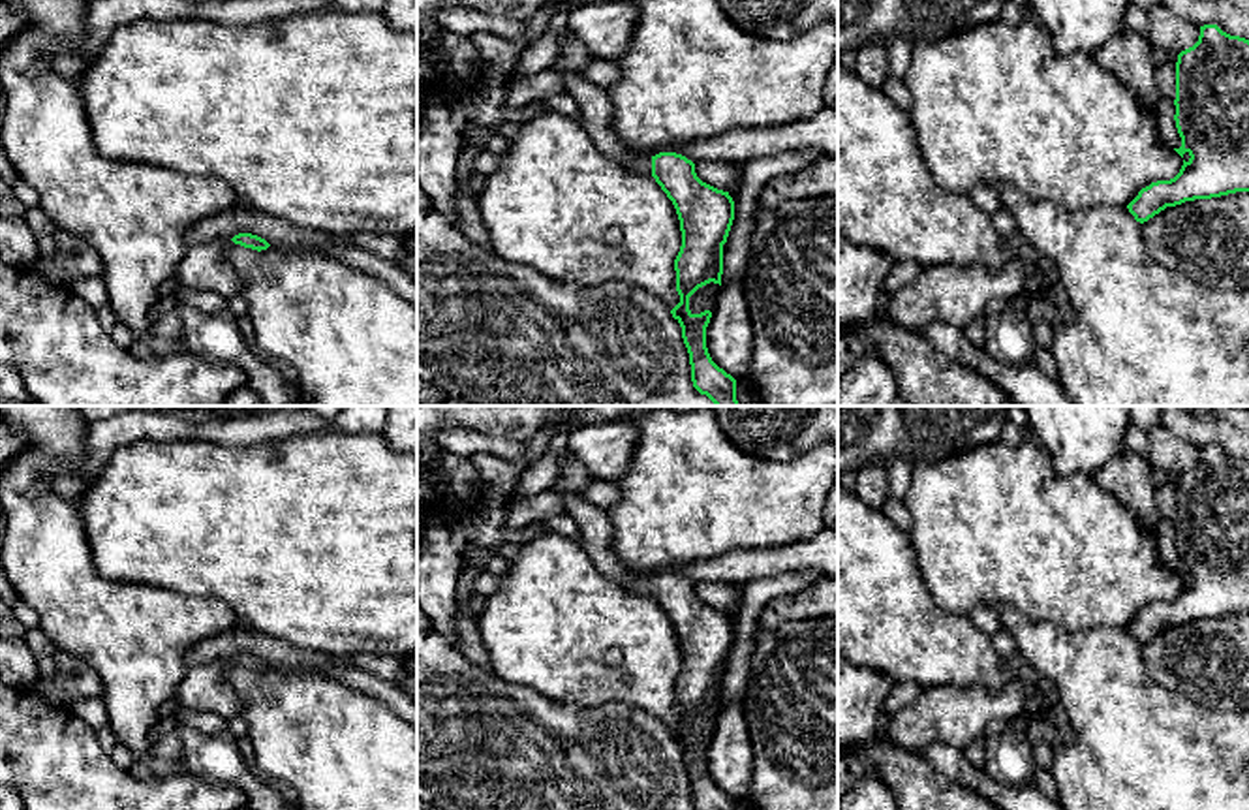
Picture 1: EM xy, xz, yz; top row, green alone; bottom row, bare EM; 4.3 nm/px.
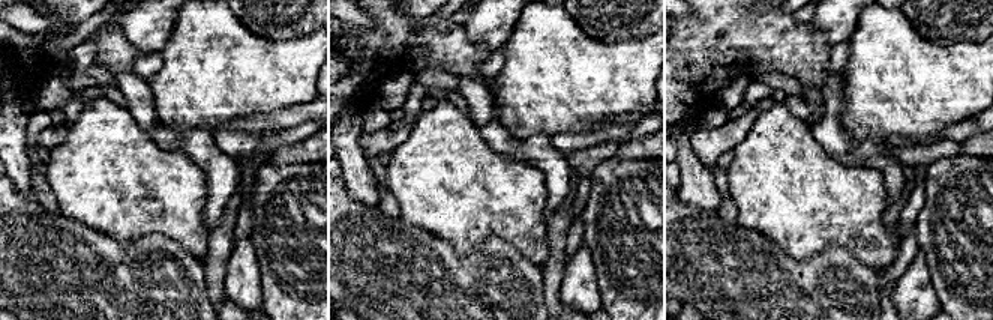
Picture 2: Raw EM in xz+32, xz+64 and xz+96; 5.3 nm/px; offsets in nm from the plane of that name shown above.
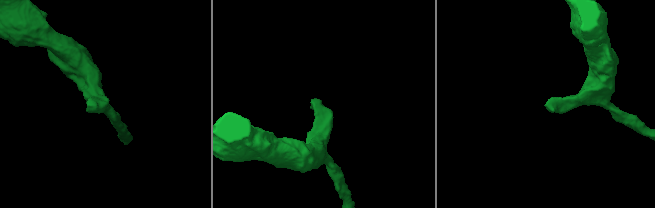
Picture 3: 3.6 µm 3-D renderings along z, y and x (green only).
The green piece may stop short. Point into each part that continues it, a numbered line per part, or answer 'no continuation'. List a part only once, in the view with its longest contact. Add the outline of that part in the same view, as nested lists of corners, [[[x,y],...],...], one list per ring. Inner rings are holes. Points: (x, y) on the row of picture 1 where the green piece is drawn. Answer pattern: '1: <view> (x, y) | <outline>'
1: xz (641, 162) | [[[637,154],[629,160],[620,162],[627,171],[652,173],[652,156]]]

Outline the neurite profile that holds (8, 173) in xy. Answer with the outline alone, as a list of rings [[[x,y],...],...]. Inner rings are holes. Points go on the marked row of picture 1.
[[[0,81],[0,180],[8,182],[8,184],[15,184],[21,180],[19,173],[13,169],[6,150],[4,150],[4,143],[2,143],[2,118],[6,113],[6,90],[4,85]]]

